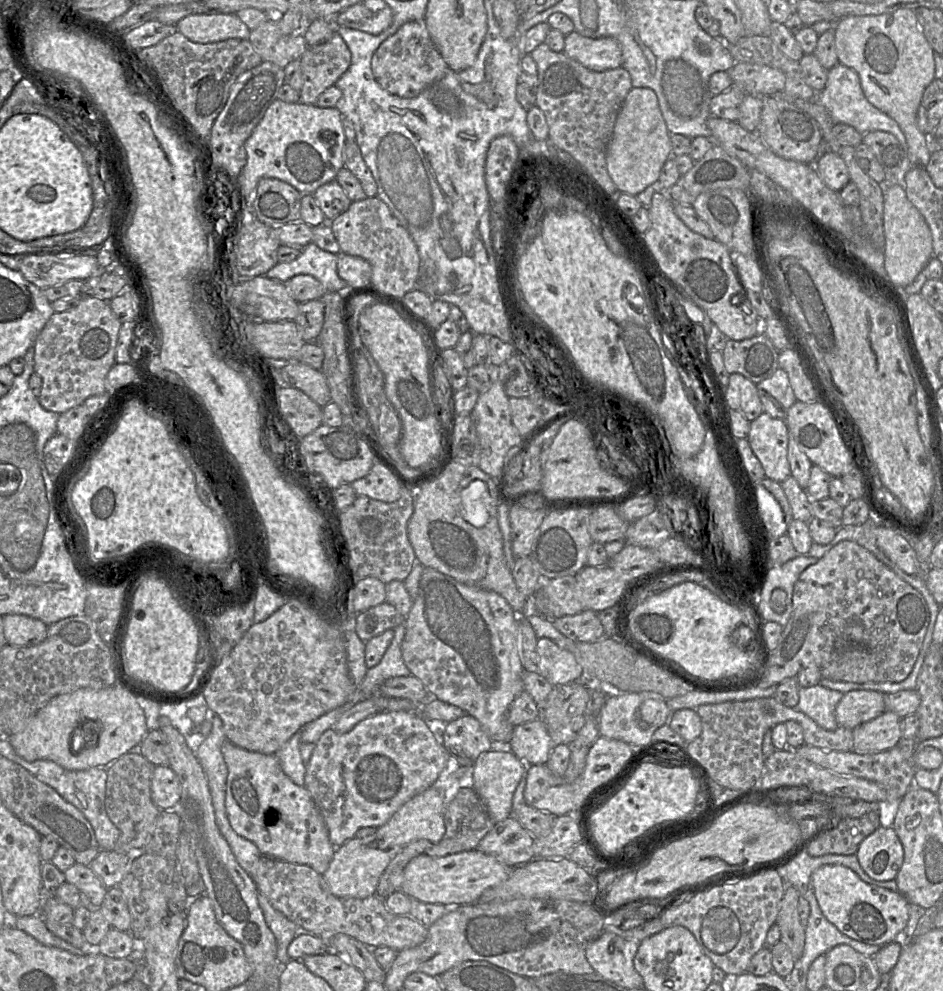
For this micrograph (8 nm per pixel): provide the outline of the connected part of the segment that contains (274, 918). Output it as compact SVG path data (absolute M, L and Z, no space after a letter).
M260 892L258 893L257 899L266 924L276 939L277 960L280 964L287 964L292 960L287 954L287 948L298 935L298 925L276 910L270 904L269 900Z

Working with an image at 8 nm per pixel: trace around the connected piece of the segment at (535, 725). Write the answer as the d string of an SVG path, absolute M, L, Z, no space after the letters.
M540 719L514 726L510 751L519 759L527 759L532 765L546 765L550 752L558 741Z

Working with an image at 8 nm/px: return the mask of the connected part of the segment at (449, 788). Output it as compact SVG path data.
M449 755L446 767L432 785L445 792L446 805L461 788L473 788L473 766L461 766L457 760Z

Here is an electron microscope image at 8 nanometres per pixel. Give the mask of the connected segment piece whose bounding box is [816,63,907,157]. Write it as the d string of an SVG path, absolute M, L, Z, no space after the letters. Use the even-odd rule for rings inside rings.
M837 63L828 70L827 81L822 91L816 92L816 98L829 112L834 123L843 123L852 126L859 133L866 134L871 131L885 131L893 134L907 156L907 143L904 133L898 123L886 113L874 107L864 96L858 74L851 68Z

